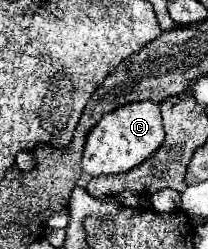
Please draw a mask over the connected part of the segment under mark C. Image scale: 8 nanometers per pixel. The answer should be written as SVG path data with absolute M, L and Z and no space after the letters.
M154 101L128 103L128 105L114 109L108 115L104 115L102 121L88 133L84 157L82 157L82 171L90 173L92 177L124 173L124 171L140 165L160 145L162 145L160 103L154 103Z

